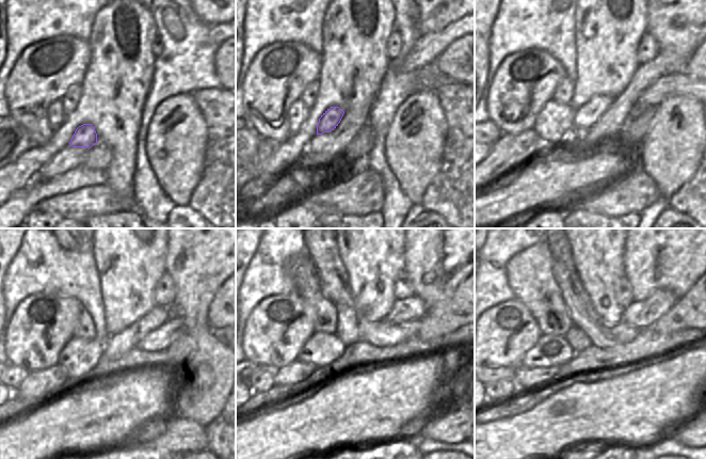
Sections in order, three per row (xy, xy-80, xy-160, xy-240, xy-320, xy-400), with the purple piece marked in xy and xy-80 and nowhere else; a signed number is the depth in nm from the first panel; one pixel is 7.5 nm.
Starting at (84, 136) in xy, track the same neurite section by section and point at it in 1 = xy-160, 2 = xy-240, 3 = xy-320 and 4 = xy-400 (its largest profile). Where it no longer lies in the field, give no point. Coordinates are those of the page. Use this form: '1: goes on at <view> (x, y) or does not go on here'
1: goes on at xy-160 (584, 115)
2: goes on at xy-240 (115, 346)
3: goes on at xy-320 (412, 309)
4: goes on at xy-400 (640, 314)

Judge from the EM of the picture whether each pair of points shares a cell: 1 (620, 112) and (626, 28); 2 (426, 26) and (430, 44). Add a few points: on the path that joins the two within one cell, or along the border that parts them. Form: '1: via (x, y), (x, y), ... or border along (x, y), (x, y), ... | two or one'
1: border along (635, 70), (628, 84), (614, 97) | two
2: border along (451, 24), (438, 31), (431, 31), (422, 35) | two

